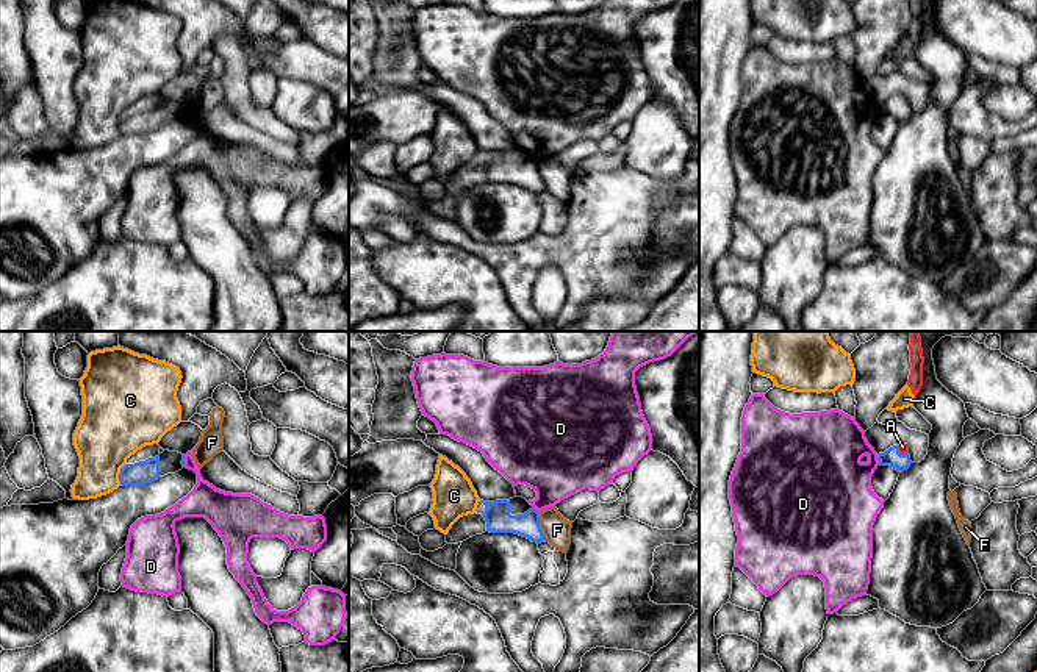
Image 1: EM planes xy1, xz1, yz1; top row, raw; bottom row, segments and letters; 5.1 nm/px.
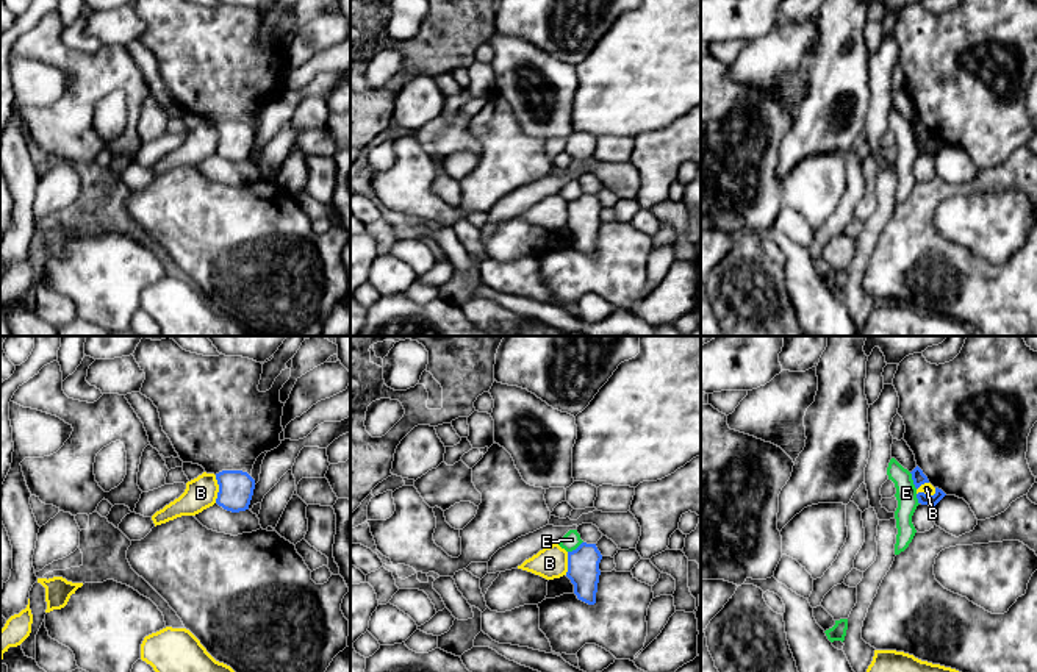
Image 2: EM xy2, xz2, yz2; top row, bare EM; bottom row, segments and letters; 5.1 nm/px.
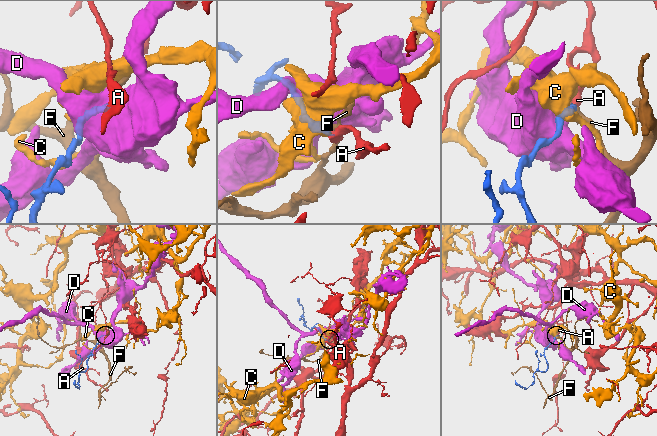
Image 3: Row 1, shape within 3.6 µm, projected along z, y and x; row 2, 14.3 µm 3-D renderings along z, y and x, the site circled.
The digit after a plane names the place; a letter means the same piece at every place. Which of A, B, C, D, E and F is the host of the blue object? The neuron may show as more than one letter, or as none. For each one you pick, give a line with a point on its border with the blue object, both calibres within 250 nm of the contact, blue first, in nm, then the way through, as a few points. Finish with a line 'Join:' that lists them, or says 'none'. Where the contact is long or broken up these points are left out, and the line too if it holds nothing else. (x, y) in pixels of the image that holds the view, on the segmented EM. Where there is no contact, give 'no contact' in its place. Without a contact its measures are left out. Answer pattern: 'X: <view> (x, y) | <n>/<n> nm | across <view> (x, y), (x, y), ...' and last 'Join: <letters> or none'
A: yz1 (900, 453) | 90/50 nm | across yz1 (892, 457), (900, 453), (903, 447)
Join: A

